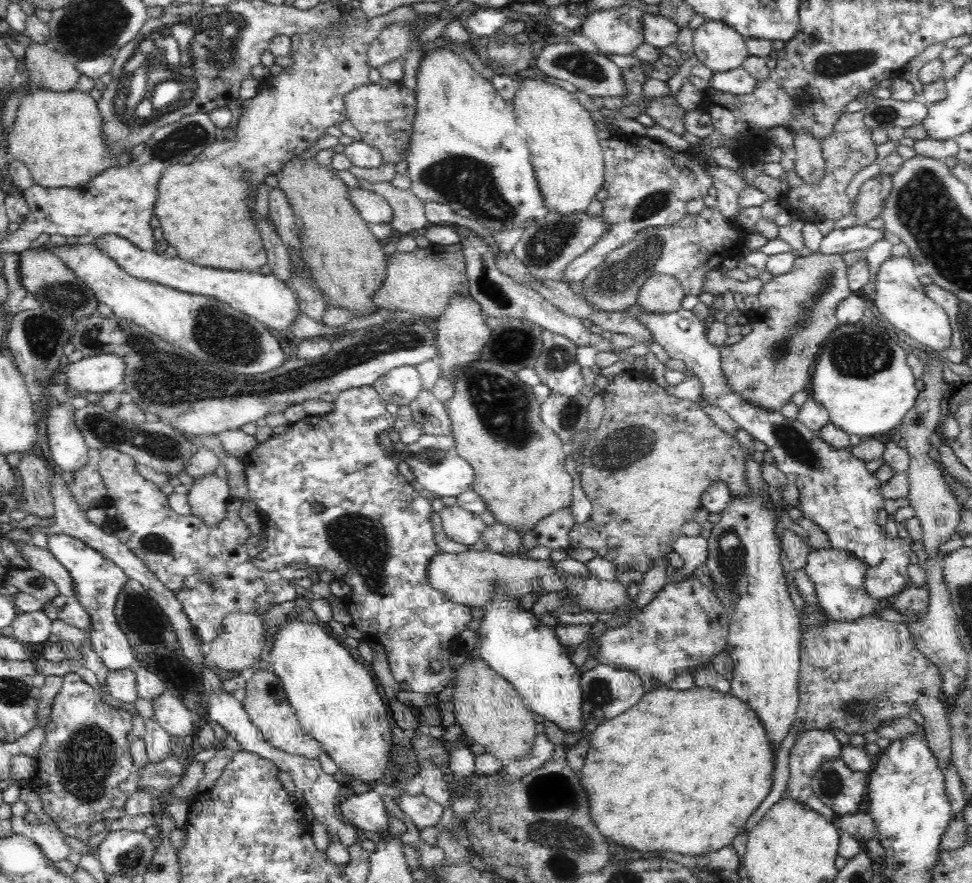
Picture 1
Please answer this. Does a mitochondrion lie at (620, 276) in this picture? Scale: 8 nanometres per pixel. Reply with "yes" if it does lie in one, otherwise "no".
yes

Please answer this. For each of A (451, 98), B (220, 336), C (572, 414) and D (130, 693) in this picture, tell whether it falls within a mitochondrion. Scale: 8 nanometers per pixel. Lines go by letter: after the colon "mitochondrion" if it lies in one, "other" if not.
A: other
B: mitochondrion
C: mitochondrion
D: other

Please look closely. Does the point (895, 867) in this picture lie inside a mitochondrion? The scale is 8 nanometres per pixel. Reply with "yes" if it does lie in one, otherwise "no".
no

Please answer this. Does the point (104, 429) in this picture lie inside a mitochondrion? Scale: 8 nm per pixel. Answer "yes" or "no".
yes

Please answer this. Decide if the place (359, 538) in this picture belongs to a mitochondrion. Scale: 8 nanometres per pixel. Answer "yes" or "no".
yes

